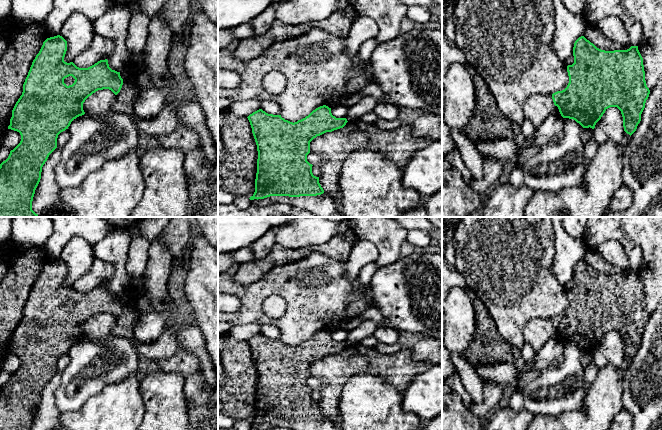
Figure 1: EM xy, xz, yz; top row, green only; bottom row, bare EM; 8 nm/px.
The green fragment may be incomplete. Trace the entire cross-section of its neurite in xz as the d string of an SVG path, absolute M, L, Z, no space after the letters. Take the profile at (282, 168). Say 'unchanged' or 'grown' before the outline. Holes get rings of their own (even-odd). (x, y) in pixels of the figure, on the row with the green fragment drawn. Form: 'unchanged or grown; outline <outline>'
unchanged; outline M326 105L294 123L262 109L247 118L258 151L255 192L250 200L324 193L319 177L312 173L313 165L307 161L310 142L326 132L343 128L348 122L346 118L336 118Z

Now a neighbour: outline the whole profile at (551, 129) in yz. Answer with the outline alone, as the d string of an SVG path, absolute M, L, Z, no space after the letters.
M554 113L551 114L538 128L536 128L533 145L540 148L544 144L561 141L563 138L563 125L564 118Z

